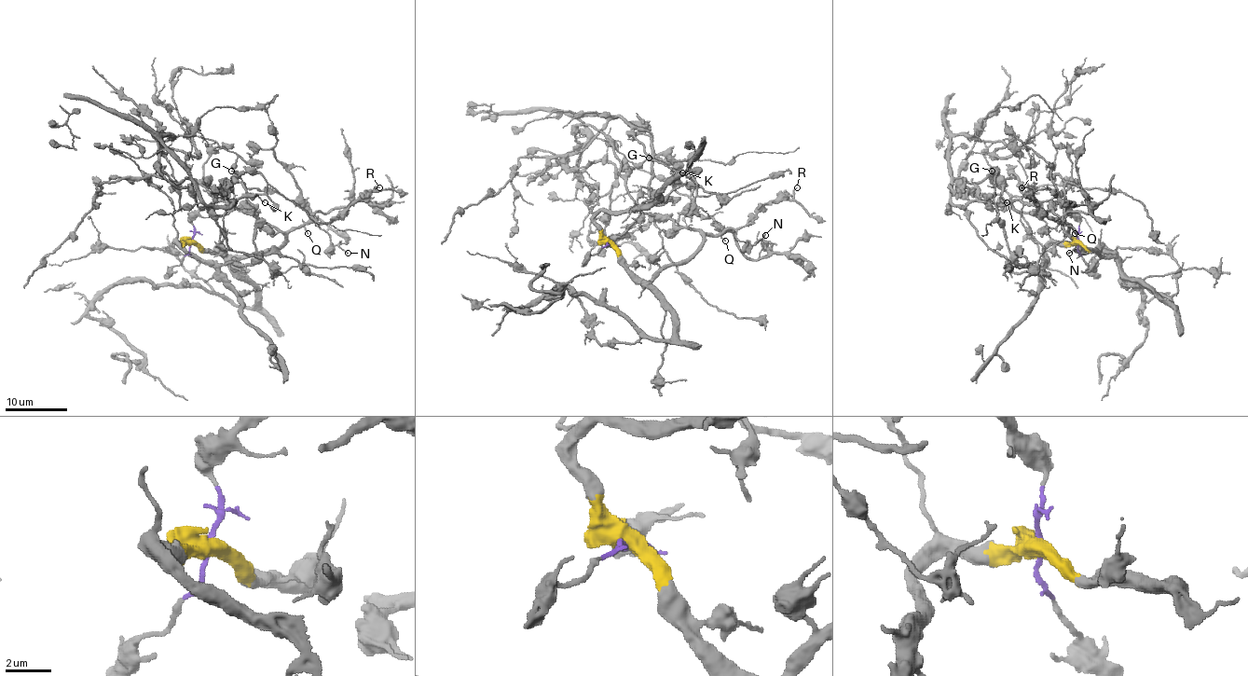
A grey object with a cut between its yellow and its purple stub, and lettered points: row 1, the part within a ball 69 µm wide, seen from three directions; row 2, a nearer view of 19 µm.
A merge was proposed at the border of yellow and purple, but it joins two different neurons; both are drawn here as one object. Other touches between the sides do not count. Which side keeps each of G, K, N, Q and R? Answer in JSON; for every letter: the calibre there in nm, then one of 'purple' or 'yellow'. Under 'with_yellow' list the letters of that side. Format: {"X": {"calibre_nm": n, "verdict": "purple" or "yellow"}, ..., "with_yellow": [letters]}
{"G": {"calibre_nm": 160, "verdict": "purple"}, "K": {"calibre_nm": 140, "verdict": "purple"}, "N": {"calibre_nm": 150, "verdict": "yellow"}, "Q": {"calibre_nm": 110, "verdict": "yellow"}, "R": {"calibre_nm": 190, "verdict": "yellow"}, "with_yellow": ["N", "Q", "R"]}

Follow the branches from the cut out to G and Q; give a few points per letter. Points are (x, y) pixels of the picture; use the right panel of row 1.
G: (1079, 241), (1079, 218), (1063, 204), (993, 203), (988, 197), (994, 194), (996, 173), (992, 171)
Q: (1079, 241), (1087, 249), (1108, 251), (1115, 255), (1094, 253), (1077, 241), (1070, 232), (1070, 227), (1075, 234)

